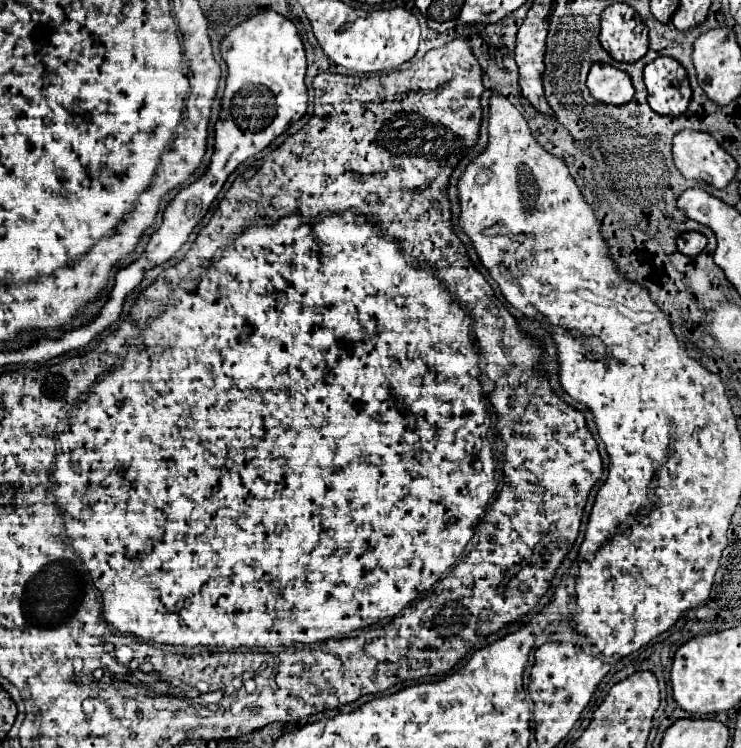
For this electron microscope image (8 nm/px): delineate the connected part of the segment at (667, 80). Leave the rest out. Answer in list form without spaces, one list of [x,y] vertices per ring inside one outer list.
[[[658,57],[644,67],[648,105],[660,115],[682,115],[690,103],[692,89],[684,67],[672,57]]]

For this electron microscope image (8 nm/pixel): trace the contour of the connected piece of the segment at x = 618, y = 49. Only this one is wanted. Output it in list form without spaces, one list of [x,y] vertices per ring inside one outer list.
[[[612,3],[602,11],[602,47],[616,59],[634,63],[648,51],[648,29],[626,3]]]

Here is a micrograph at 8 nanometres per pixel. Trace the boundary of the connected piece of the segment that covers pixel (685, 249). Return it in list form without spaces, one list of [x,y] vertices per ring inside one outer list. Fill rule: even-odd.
[[[688,231],[688,233],[682,233],[678,237],[678,251],[684,253],[684,255],[688,255],[688,257],[700,255],[704,247],[706,247],[706,237],[702,233]]]

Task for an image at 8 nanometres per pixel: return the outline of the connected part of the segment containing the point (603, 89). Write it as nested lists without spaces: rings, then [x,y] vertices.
[[[594,63],[590,67],[586,85],[594,99],[608,105],[624,105],[634,95],[630,77],[624,71],[606,63]]]

